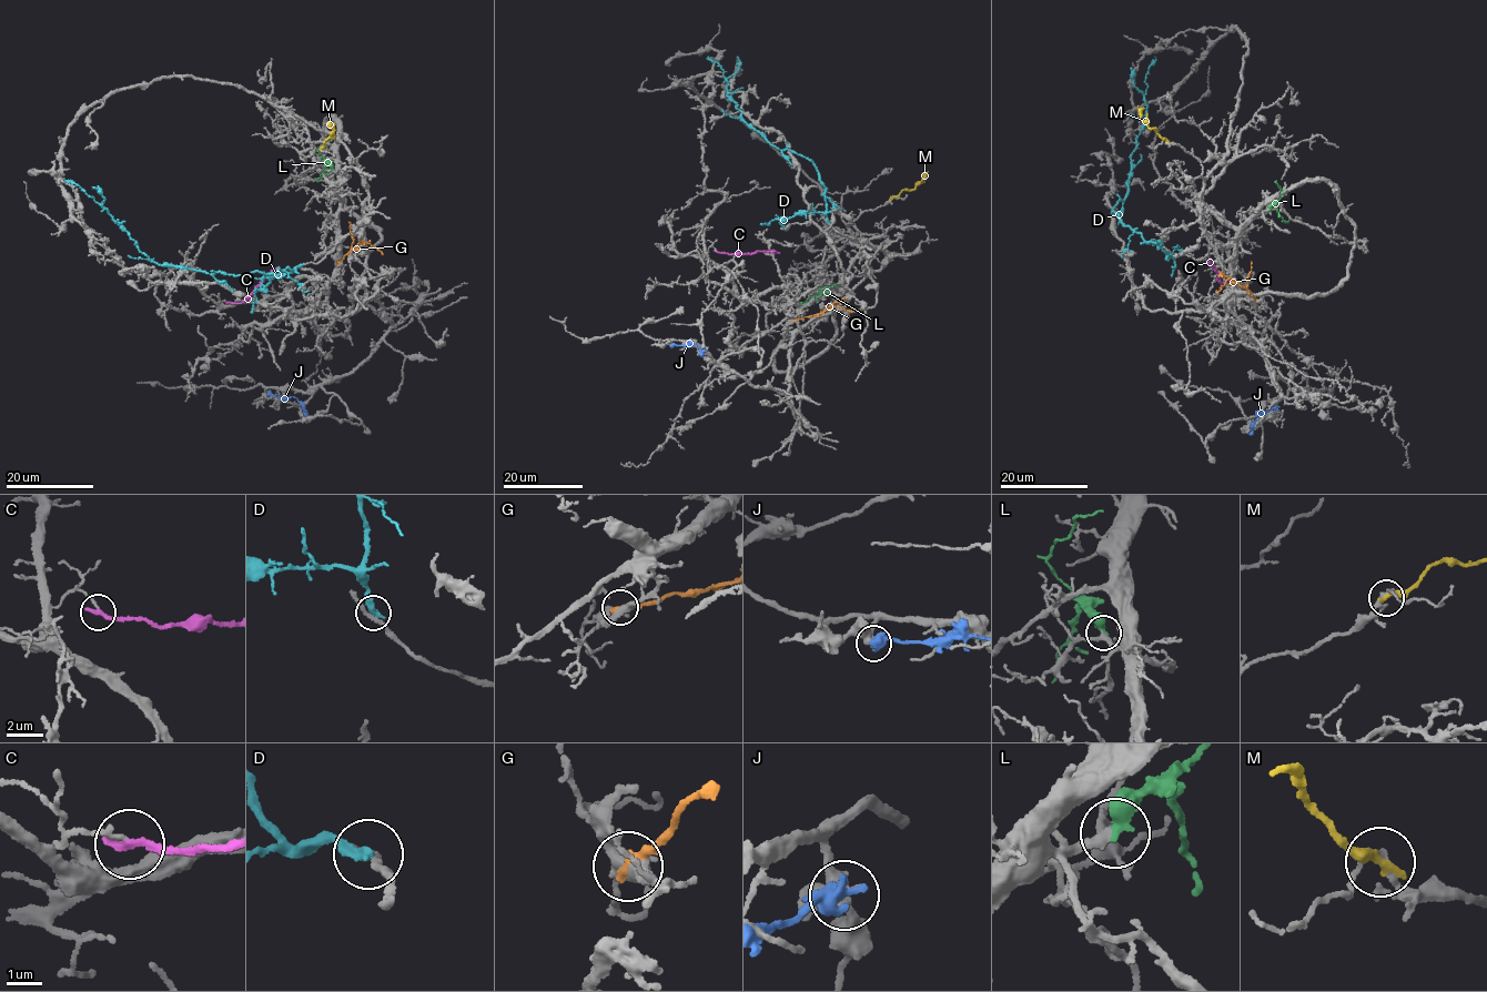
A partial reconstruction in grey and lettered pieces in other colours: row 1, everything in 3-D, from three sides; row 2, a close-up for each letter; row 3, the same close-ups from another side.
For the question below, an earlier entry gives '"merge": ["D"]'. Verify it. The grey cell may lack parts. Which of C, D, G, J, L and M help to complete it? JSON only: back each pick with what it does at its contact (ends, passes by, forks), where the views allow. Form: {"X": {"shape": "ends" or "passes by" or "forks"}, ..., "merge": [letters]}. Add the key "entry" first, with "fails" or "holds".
{"entry": "fails", "L": {"shape": "ends"}, "merge": ["L"]}

